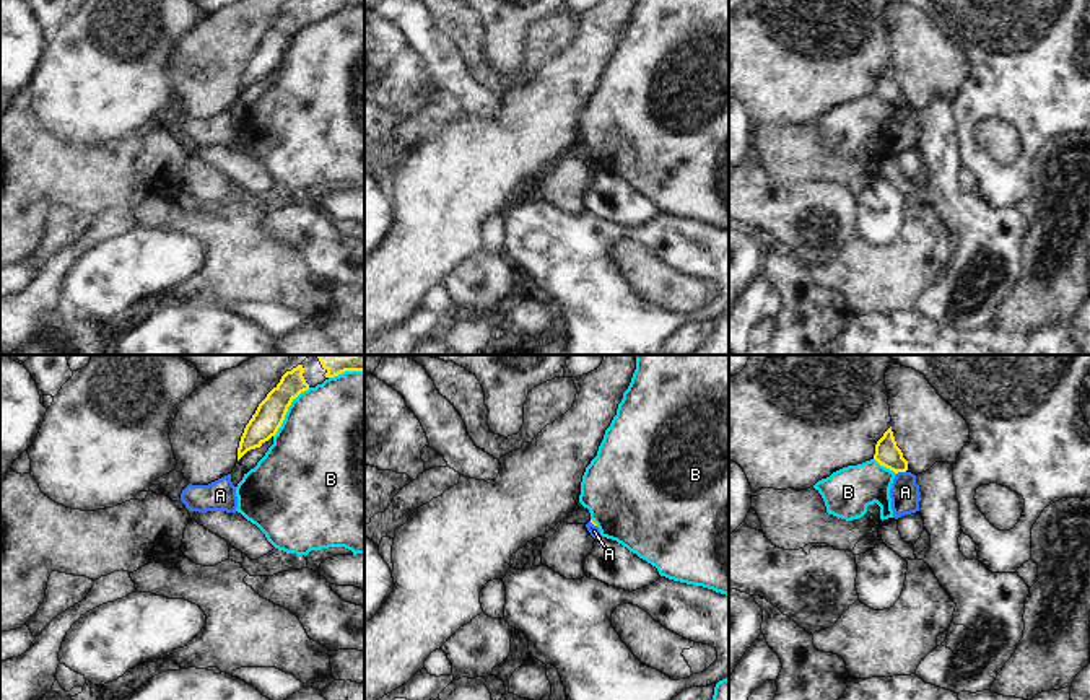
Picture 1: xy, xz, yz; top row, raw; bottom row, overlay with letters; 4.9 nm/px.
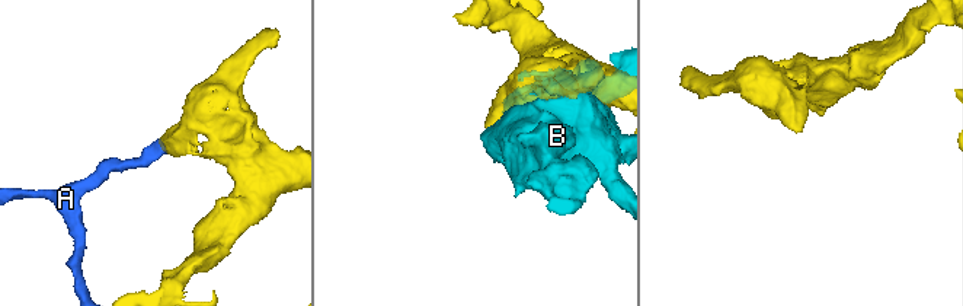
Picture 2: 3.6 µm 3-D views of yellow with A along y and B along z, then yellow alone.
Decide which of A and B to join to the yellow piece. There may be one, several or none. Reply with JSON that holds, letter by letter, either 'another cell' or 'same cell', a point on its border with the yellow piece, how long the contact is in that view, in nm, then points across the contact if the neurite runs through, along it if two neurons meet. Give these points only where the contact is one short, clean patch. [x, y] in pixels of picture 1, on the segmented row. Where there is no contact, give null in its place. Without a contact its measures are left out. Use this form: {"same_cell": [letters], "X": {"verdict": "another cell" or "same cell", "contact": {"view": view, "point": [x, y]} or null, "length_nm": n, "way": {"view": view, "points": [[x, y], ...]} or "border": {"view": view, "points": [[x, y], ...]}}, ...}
{"same_cell": [], "A": {"verdict": "another cell", "contact": {"view": "yz", "point": [900, 471]}, "length_nm": 50, "border": {"view": "yz", "points": [[905, 471], [897, 474]]}}, "B": {"verdict": "another cell", "contact": {"view": "xy", "point": [287, 411]}, "length_nm": 300}}

